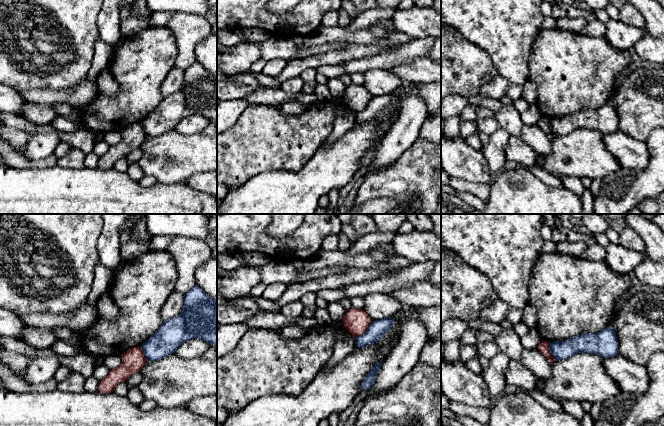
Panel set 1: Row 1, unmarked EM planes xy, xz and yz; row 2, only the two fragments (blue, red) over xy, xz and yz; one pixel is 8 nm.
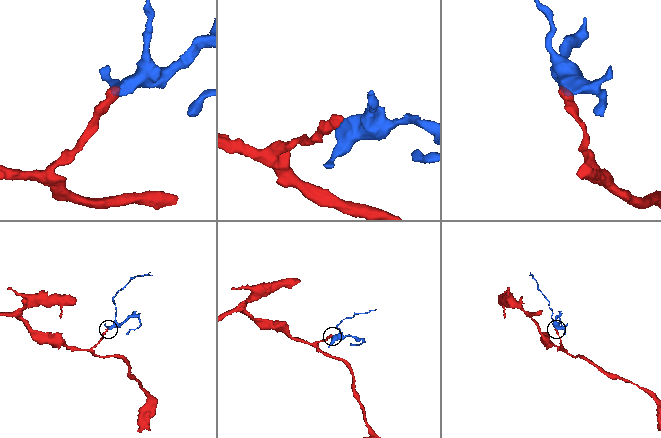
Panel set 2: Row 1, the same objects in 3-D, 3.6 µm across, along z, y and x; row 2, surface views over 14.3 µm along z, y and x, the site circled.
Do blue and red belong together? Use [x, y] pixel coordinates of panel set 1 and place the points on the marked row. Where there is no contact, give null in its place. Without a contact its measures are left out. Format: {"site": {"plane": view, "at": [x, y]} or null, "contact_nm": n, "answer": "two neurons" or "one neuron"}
{"site": {"plane": "xz", "at": [366, 331]}, "contact_nm": 190, "answer": "two neurons"}

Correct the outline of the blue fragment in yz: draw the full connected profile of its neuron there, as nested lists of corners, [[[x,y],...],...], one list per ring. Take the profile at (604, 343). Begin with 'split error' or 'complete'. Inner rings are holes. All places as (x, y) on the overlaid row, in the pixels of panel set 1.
complete; [[[610,326],[597,333],[584,333],[564,341],[549,342],[549,347],[556,360],[562,360],[578,353],[594,353],[603,358],[619,354],[617,336]]]

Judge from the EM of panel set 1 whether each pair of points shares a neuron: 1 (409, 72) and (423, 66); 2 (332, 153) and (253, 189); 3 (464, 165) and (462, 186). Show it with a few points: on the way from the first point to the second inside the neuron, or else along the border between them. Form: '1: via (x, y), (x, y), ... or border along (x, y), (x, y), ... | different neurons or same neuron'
1: via (412, 72), (420, 69) | same neuron
2: via (312, 173), (296, 189), (273, 189) | same neuron
3: border along (451, 176), (473, 182), (484, 182), (486, 184) | different neurons

